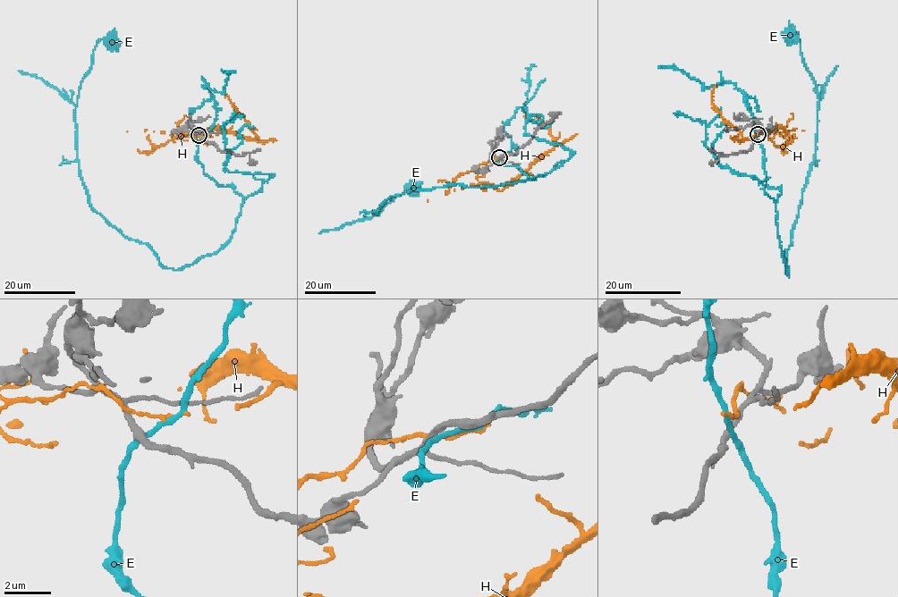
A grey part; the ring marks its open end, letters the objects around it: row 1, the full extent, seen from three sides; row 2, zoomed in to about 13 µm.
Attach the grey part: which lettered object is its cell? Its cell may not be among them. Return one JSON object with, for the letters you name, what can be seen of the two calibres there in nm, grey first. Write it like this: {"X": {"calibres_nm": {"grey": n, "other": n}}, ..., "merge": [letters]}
{"H": {"calibres_nm": {"grey": 200, "other": 140}}, "merge": ["H"]}

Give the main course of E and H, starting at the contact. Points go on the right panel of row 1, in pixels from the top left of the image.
E: (756, 138), (766, 184), (780, 187), (788, 277), (818, 101), (789, 34)
H: (758, 134), (772, 141), (775, 132), (786, 132), (767, 129), (742, 137), (712, 102), (715, 85)

